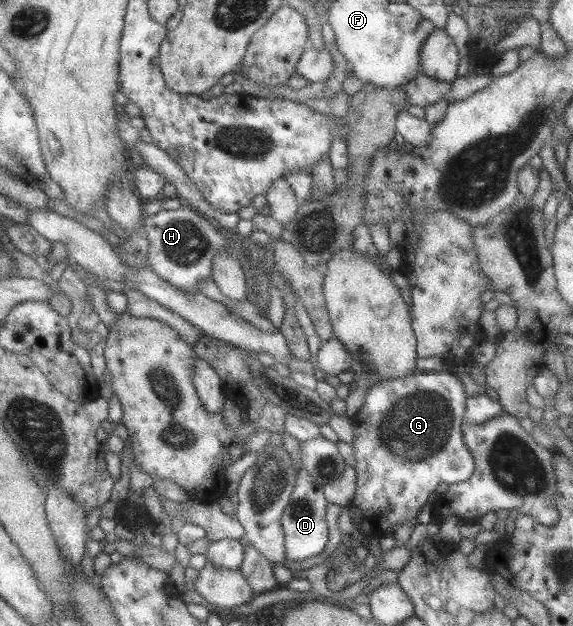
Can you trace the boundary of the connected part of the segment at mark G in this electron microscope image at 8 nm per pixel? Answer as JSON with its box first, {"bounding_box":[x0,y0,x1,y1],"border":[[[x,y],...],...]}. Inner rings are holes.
{"bounding_box":[346,366,475,545],"border":[[[444,366],[441,371],[431,370],[429,372],[424,372],[417,370],[412,375],[384,380],[378,384],[373,384],[369,389],[367,389],[365,403],[355,414],[355,417],[352,418],[353,425],[355,425],[354,441],[352,444],[353,450],[355,450],[355,463],[357,463],[357,487],[355,494],[353,494],[351,503],[346,508],[351,511],[351,515],[356,522],[355,525],[358,525],[359,529],[362,529],[363,533],[365,533],[365,541],[368,544],[374,545],[382,536],[393,535],[395,531],[397,531],[397,527],[403,525],[403,523],[407,523],[407,521],[416,525],[418,523],[417,515],[419,515],[421,507],[423,507],[425,503],[431,501],[437,485],[441,485],[441,483],[448,483],[449,485],[467,481],[471,477],[471,474],[475,472],[475,461],[473,455],[469,452],[469,449],[463,440],[461,431],[461,425],[466,421],[467,398],[468,395],[465,393],[459,377],[453,375],[453,373],[449,373],[447,366]]]}

